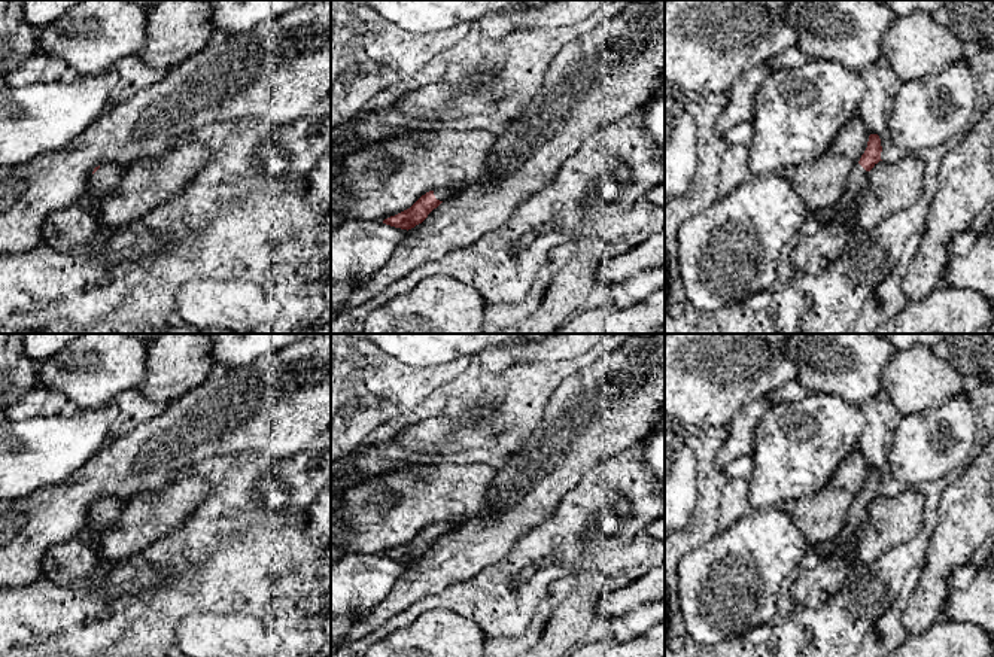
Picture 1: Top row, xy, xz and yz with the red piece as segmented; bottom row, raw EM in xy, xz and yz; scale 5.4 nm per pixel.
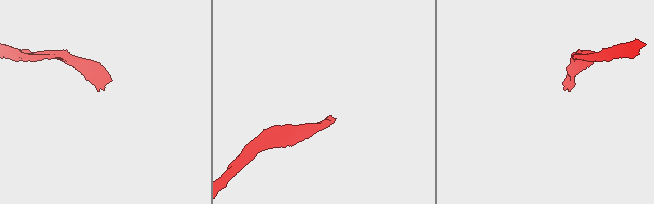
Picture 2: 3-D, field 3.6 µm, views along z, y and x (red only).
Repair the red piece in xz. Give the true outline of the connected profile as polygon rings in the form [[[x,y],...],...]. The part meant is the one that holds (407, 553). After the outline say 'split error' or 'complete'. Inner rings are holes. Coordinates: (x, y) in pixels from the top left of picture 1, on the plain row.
[[[449,521],[429,524],[422,529],[410,542],[384,553],[383,557],[408,565],[422,557],[434,542],[437,542],[453,527],[455,524]]]; split error

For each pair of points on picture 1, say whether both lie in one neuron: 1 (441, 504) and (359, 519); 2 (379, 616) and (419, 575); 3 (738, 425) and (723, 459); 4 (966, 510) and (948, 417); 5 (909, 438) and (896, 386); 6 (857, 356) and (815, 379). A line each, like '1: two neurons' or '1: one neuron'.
1: one neuron
2: one neuron
3: one neuron
4: two neurons
5: two neurons
6: one neuron

